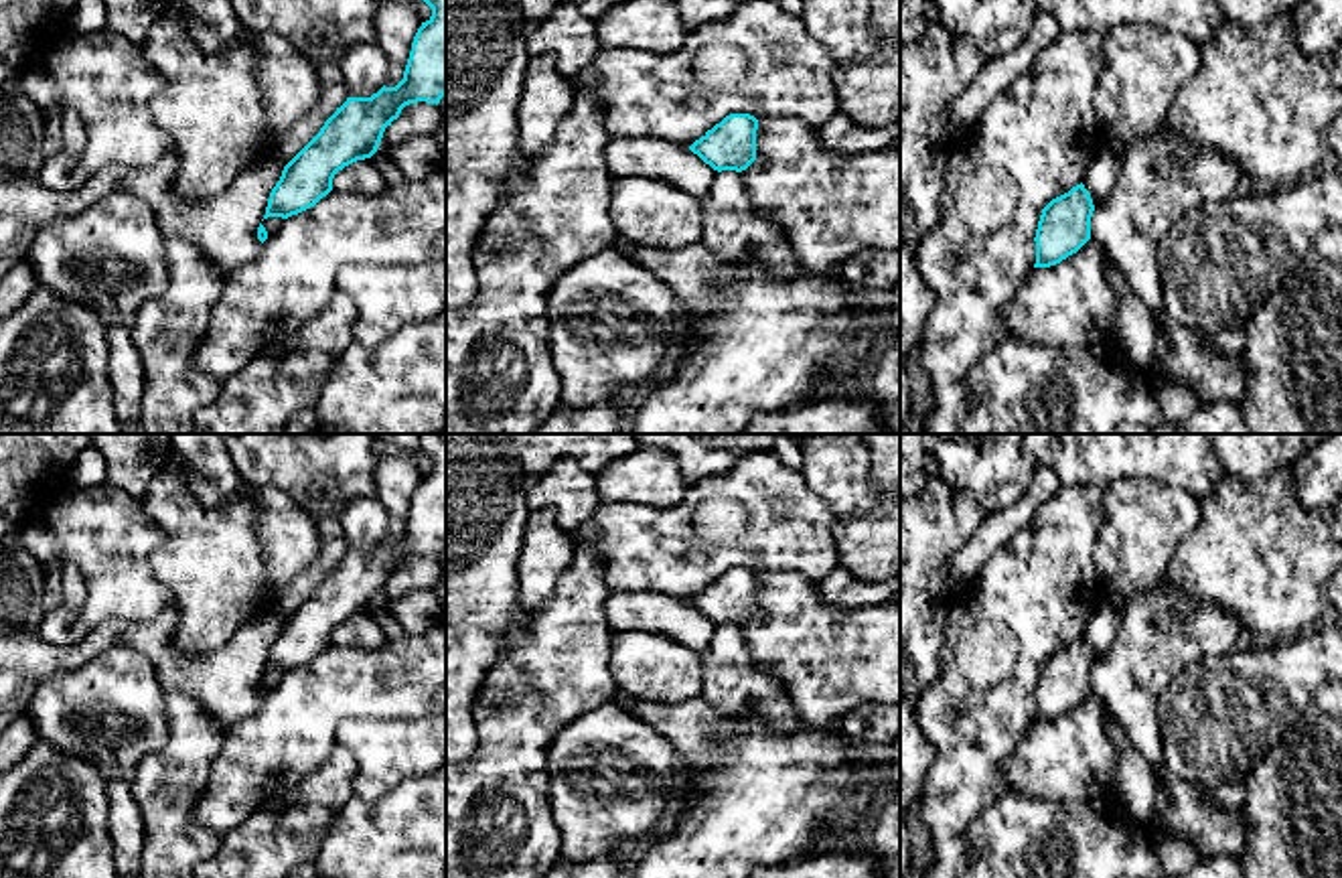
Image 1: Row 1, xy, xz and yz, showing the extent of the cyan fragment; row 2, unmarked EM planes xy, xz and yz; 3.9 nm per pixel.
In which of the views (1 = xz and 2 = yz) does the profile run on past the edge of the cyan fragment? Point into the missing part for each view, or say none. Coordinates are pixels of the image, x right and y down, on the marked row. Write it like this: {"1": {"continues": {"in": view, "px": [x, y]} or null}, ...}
{"1": {"continues": null}, "2": {"continues": null}}

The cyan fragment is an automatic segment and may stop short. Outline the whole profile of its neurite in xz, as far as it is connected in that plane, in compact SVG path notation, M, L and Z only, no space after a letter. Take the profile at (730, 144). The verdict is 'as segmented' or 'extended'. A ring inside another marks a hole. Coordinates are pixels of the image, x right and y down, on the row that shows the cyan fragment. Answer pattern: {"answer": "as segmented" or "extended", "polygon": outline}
{"answer": "as segmented", "polygon": "M730 114L689 150L697 154L714 170L746 170L756 160L758 120L750 114Z"}

